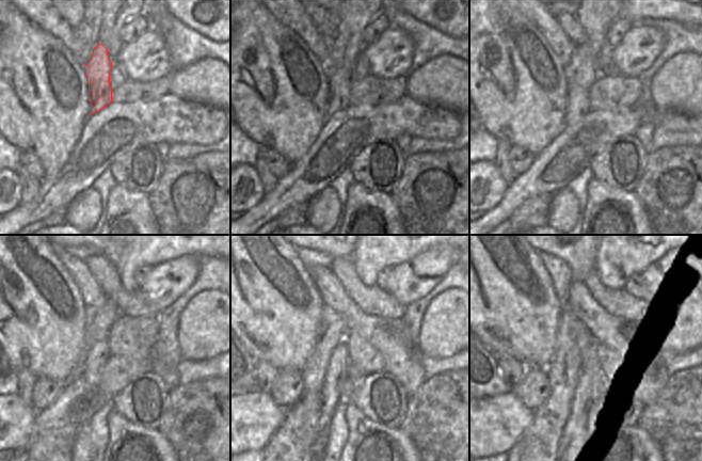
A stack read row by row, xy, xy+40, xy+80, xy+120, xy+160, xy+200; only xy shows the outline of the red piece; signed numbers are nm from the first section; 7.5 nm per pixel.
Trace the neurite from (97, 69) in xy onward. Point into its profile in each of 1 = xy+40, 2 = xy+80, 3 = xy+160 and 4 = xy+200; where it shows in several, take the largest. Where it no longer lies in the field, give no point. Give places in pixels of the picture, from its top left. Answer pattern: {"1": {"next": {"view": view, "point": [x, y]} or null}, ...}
{"1": {"next": {"view": "xy+40", "point": [339, 83]}}, "2": {"next": {"view": "xy+80", "point": [577, 106]}}, "3": {"next": {"view": "xy+160", "point": [335, 376]}}, "4": {"next": {"view": "xy+200", "point": [568, 439]}}}

